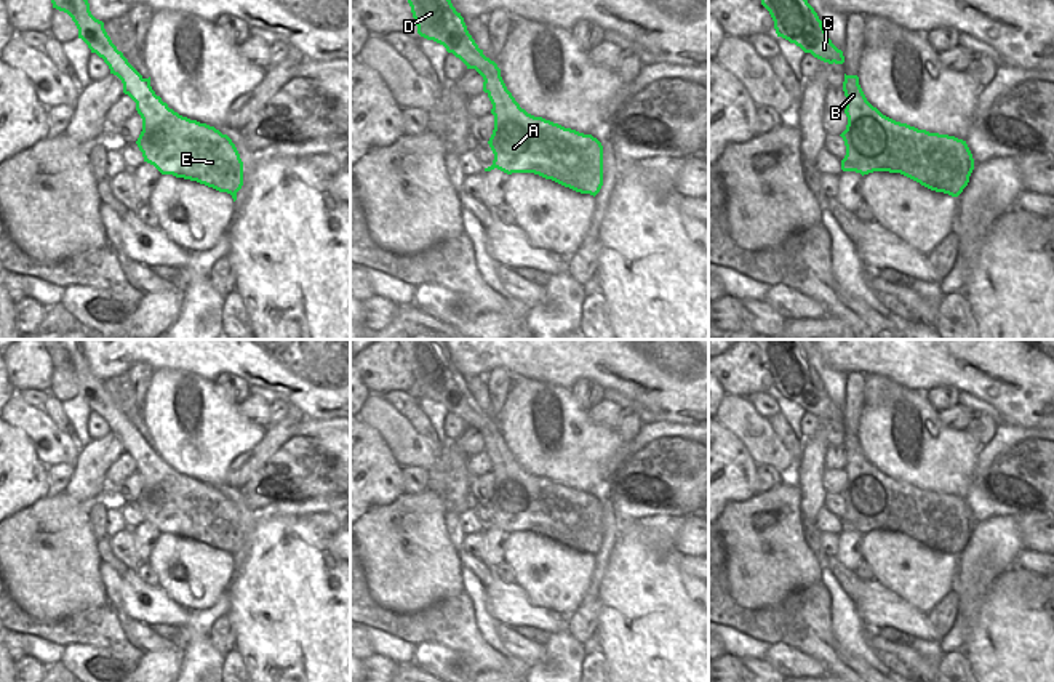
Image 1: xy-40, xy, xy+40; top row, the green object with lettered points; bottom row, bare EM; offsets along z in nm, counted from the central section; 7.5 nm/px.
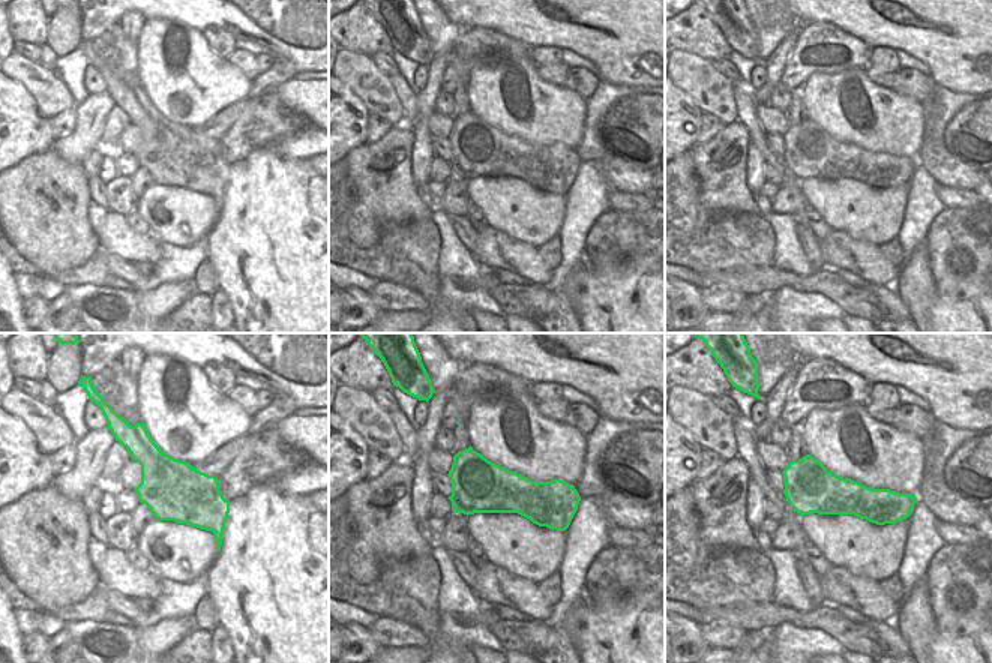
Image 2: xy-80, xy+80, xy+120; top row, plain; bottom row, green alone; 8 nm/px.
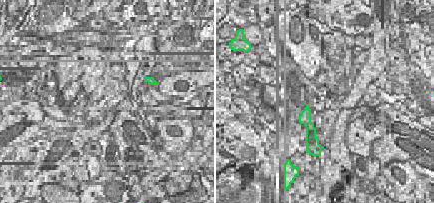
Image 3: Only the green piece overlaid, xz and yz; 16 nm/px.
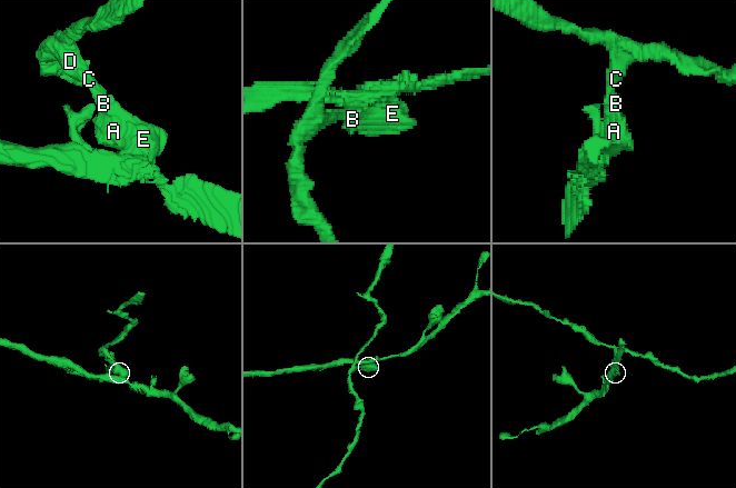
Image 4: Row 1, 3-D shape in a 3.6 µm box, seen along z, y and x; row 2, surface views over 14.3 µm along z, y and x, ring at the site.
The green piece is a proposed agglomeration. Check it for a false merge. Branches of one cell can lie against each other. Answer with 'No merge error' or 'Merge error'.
Merge error.

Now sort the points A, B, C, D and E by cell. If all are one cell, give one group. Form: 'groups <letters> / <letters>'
groups A B E / C D

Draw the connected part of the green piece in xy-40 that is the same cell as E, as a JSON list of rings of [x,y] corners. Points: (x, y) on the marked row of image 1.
[[[138,70],[128,77],[128,96],[136,102],[142,131],[136,141],[144,162],[162,175],[197,181],[237,200],[243,186],[243,162],[227,134],[179,115],[162,101]]]

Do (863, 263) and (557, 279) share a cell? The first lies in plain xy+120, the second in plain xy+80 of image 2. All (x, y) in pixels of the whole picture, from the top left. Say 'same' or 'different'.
different

